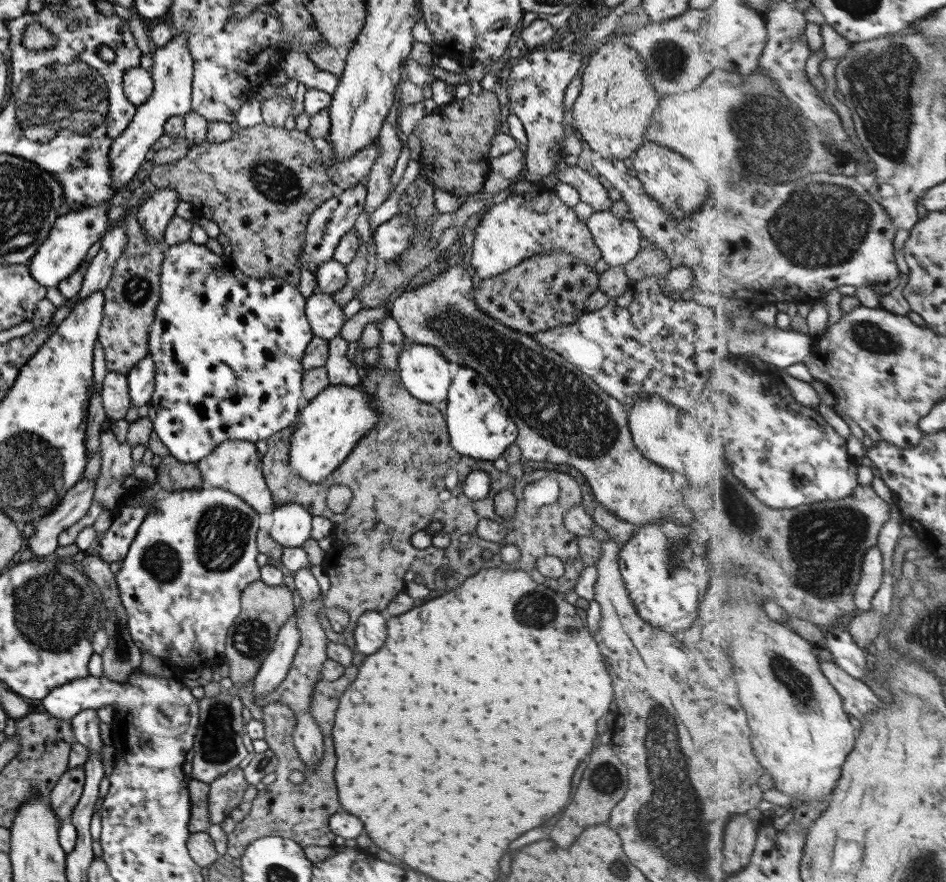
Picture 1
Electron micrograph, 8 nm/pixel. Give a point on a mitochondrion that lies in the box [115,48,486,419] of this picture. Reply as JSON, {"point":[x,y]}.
{"point":[270,177]}

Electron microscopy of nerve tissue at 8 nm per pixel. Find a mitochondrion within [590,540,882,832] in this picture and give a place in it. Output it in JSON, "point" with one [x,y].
{"point":[781,670]}

